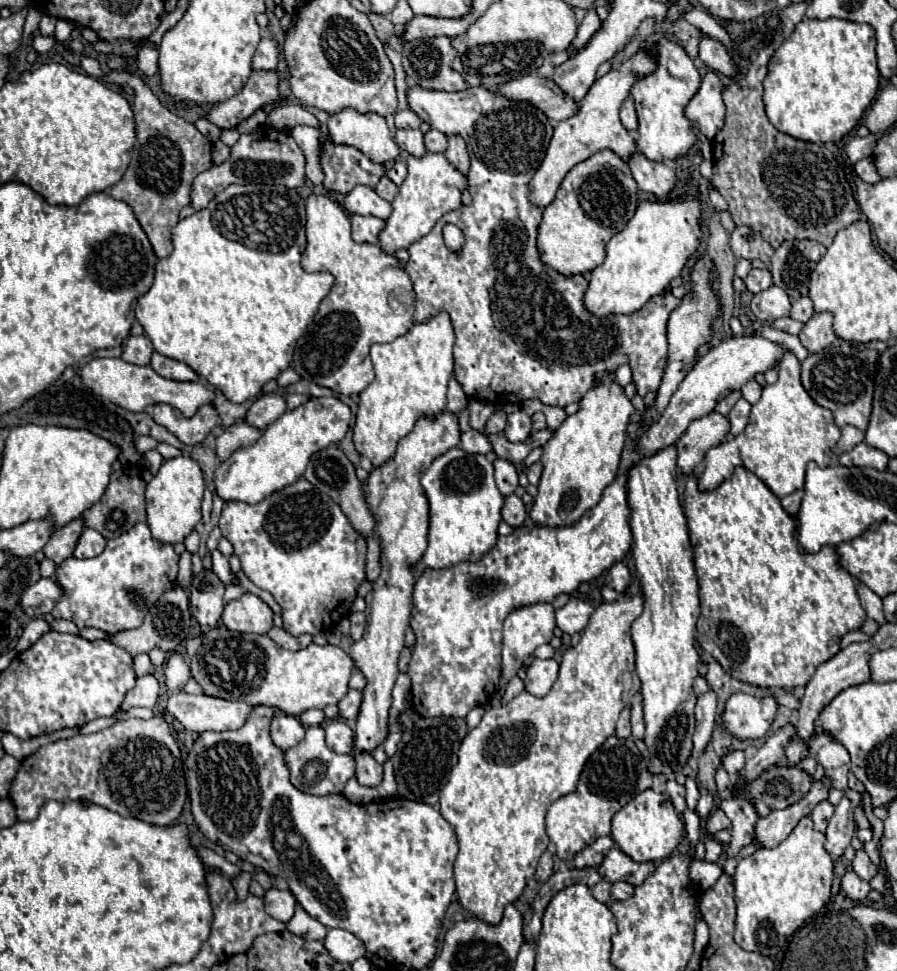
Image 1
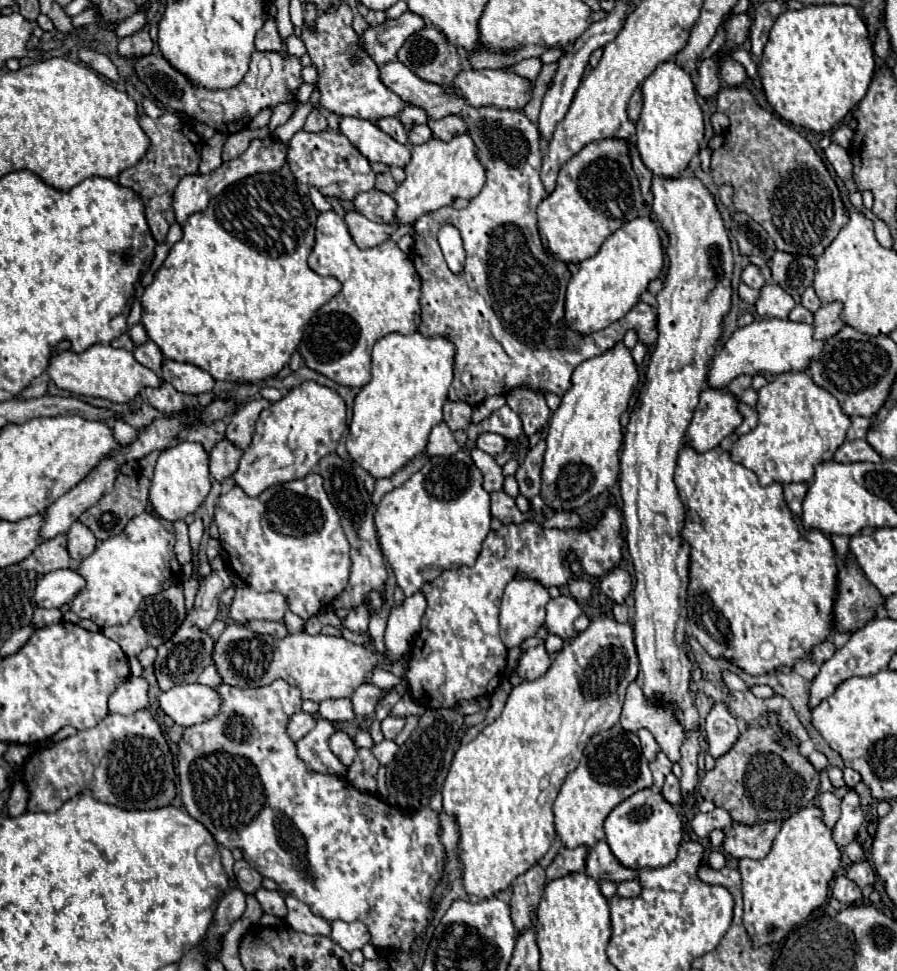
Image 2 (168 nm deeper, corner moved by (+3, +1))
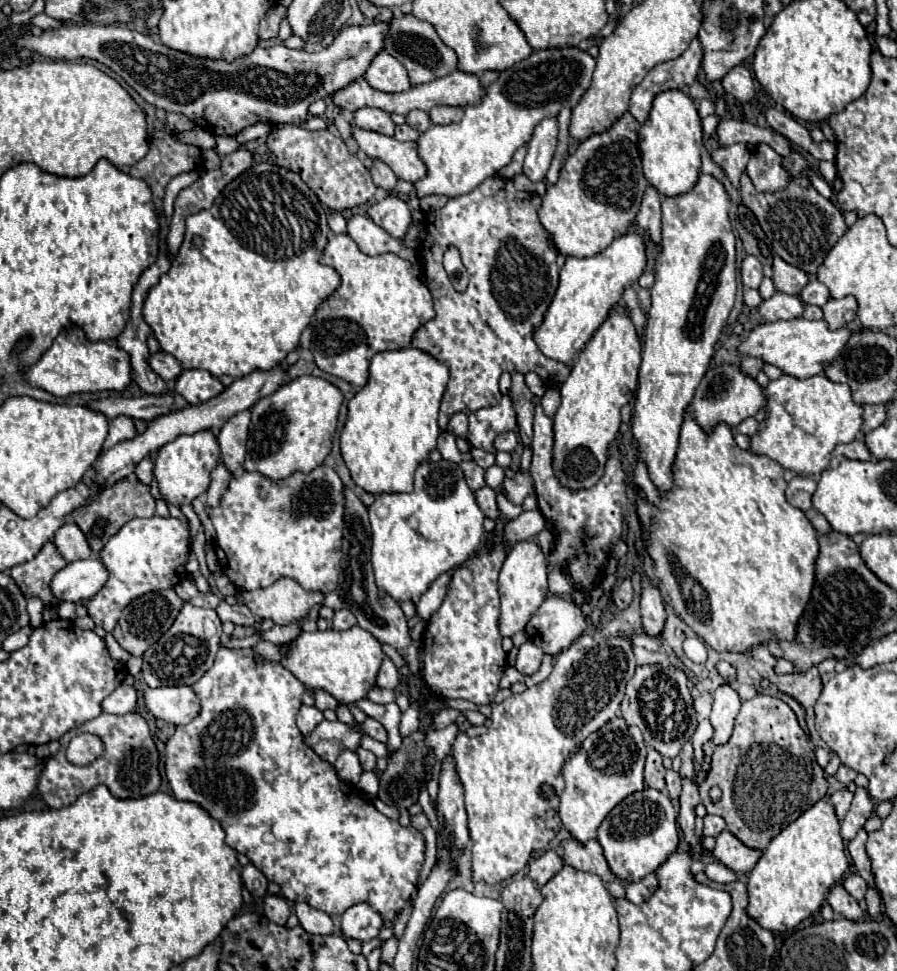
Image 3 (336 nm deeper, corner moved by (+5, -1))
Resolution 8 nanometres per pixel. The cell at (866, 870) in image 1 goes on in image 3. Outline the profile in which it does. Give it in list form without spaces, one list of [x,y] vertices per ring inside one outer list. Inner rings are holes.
[[[849,874],[845,880],[843,880],[843,886],[845,890],[855,898],[855,900],[861,900],[867,892],[867,884],[865,880],[859,876],[859,874]]]

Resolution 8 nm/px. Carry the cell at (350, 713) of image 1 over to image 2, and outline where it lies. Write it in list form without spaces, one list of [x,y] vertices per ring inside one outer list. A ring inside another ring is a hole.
[[[371,682],[361,684],[361,686],[355,690],[355,694],[351,696],[355,714],[357,714],[357,716],[373,714],[375,706],[377,706],[377,704],[379,704],[379,700],[383,698],[383,694],[385,694],[385,692],[383,692],[381,688],[377,688],[375,684],[371,684]]]

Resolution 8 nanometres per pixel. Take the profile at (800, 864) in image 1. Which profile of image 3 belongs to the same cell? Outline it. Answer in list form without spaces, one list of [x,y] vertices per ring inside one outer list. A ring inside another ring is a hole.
[[[819,800],[769,842],[769,846],[763,850],[763,856],[755,864],[755,868],[749,872],[749,876],[747,876],[747,894],[749,894],[747,914],[749,914],[749,918],[757,920],[761,928],[767,928],[771,932],[793,930],[799,922],[803,922],[815,910],[821,908],[825,894],[835,884],[835,880],[839,880],[845,874],[847,868],[849,868],[849,862],[845,856],[845,842],[839,834],[839,820],[835,816],[835,810],[829,800]]]

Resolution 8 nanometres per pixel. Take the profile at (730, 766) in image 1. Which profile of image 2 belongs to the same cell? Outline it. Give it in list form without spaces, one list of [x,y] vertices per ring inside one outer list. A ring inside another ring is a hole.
[[[725,702],[713,704],[713,708],[707,714],[705,732],[707,732],[709,754],[713,758],[723,756],[723,752],[729,752],[731,744],[735,744],[735,740],[739,738],[739,728],[735,716],[727,710]]]

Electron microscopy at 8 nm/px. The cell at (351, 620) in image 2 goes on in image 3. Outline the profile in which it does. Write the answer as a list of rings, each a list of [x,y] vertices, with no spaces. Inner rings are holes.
[[[337,610],[333,616],[333,628],[335,630],[349,630],[355,624],[357,624],[357,620],[349,610]]]

